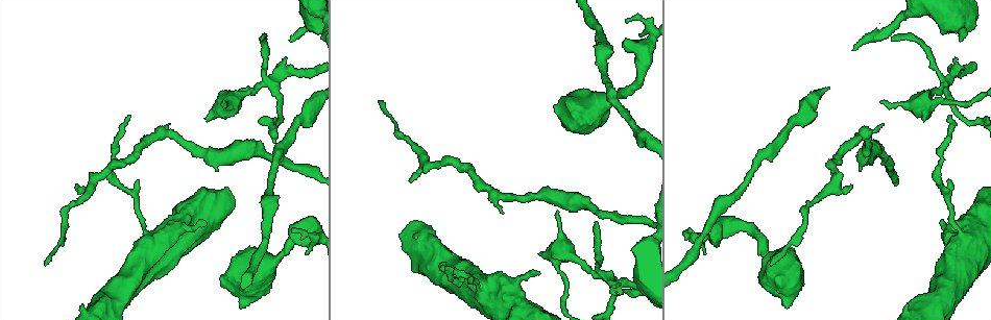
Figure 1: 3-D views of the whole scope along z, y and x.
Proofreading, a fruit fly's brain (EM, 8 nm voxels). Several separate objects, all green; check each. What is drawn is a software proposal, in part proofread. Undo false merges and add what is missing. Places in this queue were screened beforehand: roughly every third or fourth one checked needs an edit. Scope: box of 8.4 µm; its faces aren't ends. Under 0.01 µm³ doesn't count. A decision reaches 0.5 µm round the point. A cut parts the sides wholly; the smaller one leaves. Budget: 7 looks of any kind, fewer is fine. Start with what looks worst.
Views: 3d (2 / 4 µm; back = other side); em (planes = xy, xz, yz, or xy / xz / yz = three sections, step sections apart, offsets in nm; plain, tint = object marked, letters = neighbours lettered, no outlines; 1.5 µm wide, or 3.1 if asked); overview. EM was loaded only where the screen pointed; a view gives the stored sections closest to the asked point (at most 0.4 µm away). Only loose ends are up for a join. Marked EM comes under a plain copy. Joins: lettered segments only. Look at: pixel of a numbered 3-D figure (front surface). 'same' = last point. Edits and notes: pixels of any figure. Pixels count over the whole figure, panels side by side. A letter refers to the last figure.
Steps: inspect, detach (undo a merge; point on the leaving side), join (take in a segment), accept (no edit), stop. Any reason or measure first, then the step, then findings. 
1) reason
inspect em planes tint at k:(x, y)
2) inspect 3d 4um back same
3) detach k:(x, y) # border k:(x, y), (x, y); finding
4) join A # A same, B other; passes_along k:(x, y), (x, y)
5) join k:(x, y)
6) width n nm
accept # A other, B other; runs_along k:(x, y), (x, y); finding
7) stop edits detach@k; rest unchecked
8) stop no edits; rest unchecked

an open end
inspect 3d 4um at 1:(411, 181)

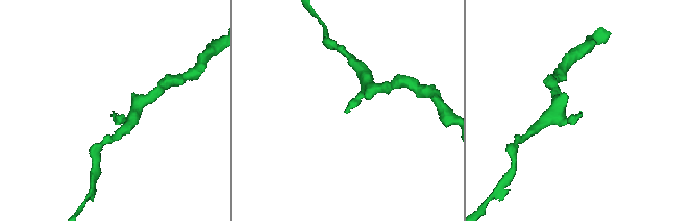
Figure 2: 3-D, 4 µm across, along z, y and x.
now the EM
inspect em planes letters at 2:(579, 113)

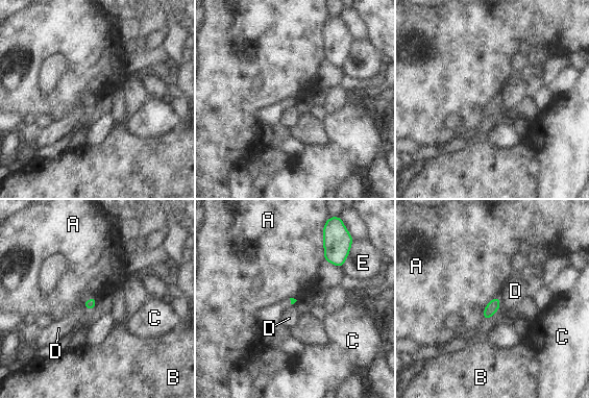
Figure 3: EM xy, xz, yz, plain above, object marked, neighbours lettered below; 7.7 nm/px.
accept # A other, B other, C other, D other, E other; border 3:(322, 232), (324, 258); no lettered segment goes on from it

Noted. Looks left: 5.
thin end
inspect 3d 2um back at 1:(44, 265)

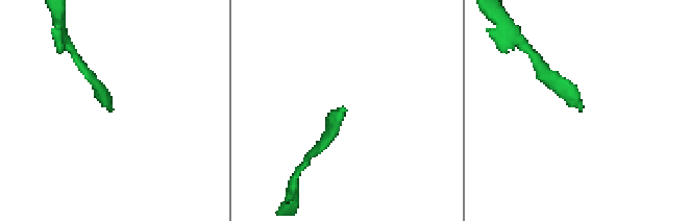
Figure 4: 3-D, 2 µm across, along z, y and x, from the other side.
inspect em yz step 8 letters at 4:(579, 111)

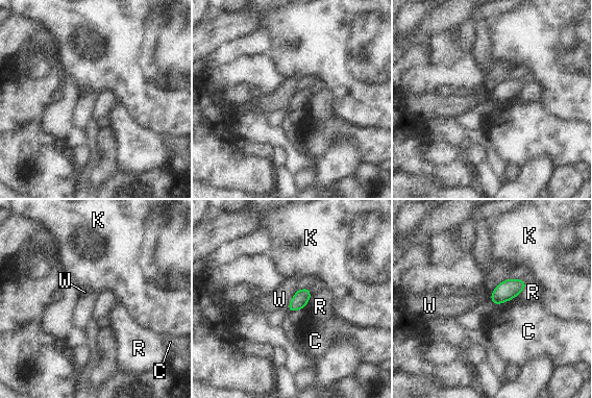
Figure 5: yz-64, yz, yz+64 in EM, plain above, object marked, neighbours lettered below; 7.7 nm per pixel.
cut it another way
inspect em planes letters same

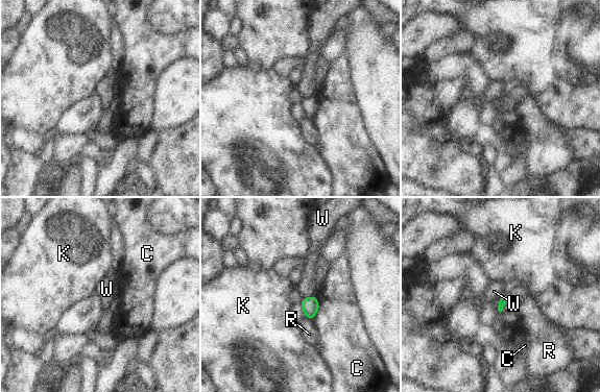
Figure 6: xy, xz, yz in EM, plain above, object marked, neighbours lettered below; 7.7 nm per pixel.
longest_contact C 190 nm
accept # C other, K other, R other, W other; border 6:(315, 295), (303, 298); none of them fits

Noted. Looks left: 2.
four or more arms meet
inspect 3d 4um at 1:(272, 85)

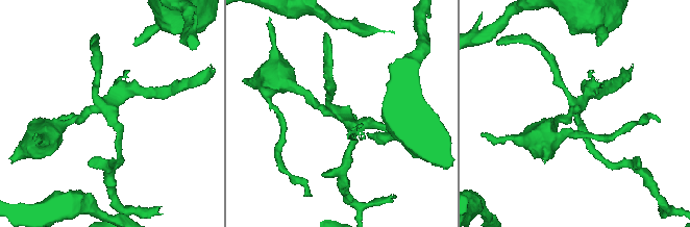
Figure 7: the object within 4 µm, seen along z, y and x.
arms 4
inspect em planes letters at 7:(575, 108)

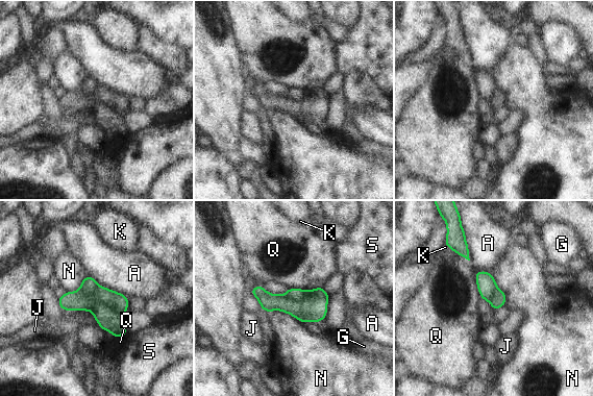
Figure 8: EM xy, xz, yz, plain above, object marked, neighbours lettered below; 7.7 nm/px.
detach 8:(78, 300) # A other, G other, J other, K other, N other, Q other, S other; part_leaving 8:(254, 291), (270, 302), (324, 310); a second neuron is stuck on

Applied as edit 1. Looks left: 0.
stop edits detach@8; rest unchecked

